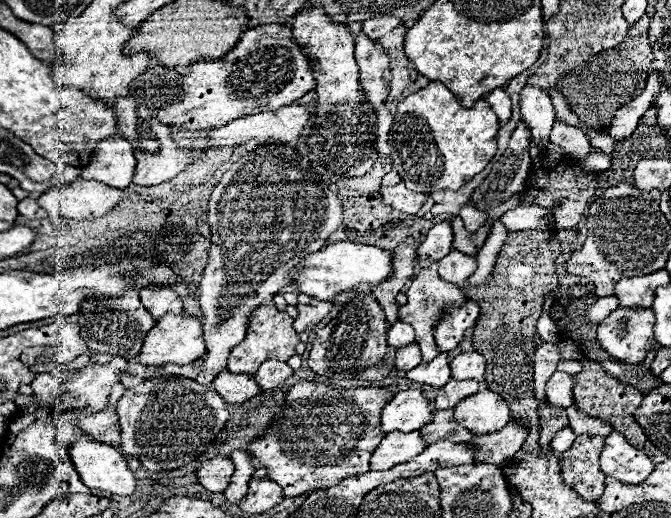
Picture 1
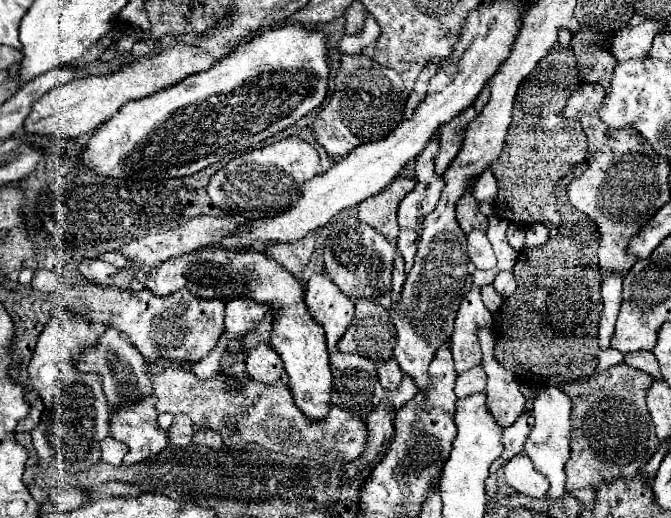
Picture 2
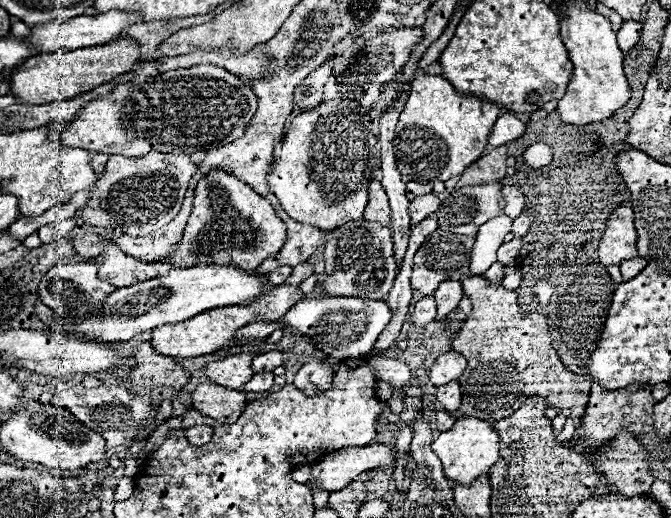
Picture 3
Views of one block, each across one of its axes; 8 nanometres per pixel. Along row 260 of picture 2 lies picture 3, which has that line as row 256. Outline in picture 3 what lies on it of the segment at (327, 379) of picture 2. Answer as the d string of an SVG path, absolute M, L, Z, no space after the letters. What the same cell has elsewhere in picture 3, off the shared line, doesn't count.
M210 170L194 190L194 210L188 218L188 224L184 228L182 240L168 252L162 264L168 268L192 268L196 264L216 264L216 266L238 266L246 270L258 268L264 260L276 258L286 242L286 226L276 216L272 204L268 204L266 198L262 198L258 192L254 192L248 184L244 184L240 178L226 170Z

